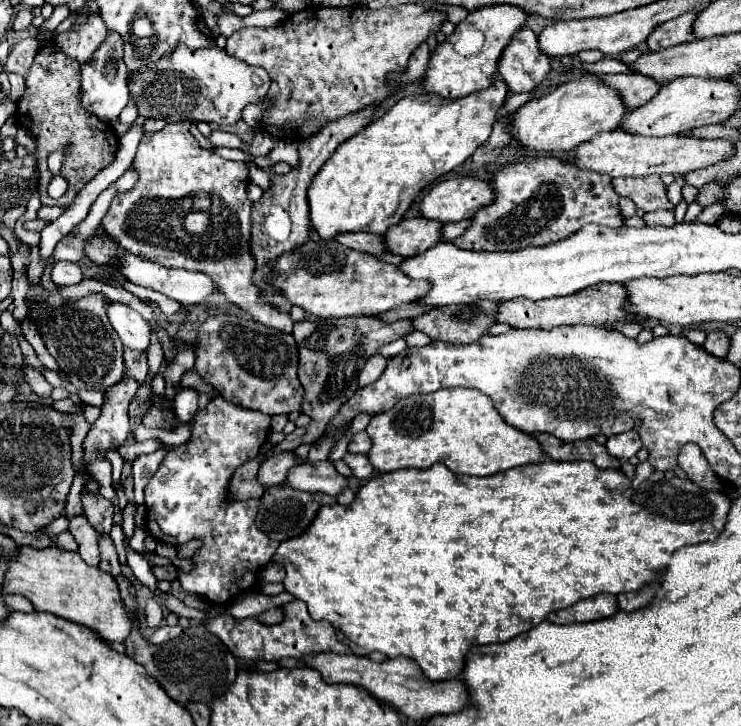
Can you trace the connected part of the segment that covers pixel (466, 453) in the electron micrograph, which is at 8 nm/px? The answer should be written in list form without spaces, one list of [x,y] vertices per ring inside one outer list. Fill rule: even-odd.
[[[461,387],[405,397],[395,409],[371,417],[367,433],[373,439],[369,461],[381,473],[405,467],[427,469],[441,461],[455,473],[485,477],[545,459],[539,443],[531,435],[507,425],[495,413],[493,401],[487,395]]]

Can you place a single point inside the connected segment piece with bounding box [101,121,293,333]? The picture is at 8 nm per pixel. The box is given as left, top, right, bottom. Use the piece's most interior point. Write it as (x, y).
(189, 209)

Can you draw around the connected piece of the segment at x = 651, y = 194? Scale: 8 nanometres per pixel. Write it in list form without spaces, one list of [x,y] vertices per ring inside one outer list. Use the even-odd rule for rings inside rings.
[[[623,177],[613,179],[613,185],[621,197],[633,199],[633,203],[643,211],[675,209],[667,197],[667,187],[659,177]]]

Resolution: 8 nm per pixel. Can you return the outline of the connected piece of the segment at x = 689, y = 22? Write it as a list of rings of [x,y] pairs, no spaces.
[[[687,11],[671,21],[665,21],[661,25],[657,25],[651,35],[647,37],[647,45],[649,51],[659,51],[665,47],[675,47],[683,41],[695,41],[693,35],[693,21],[695,21],[697,13],[695,11]]]

